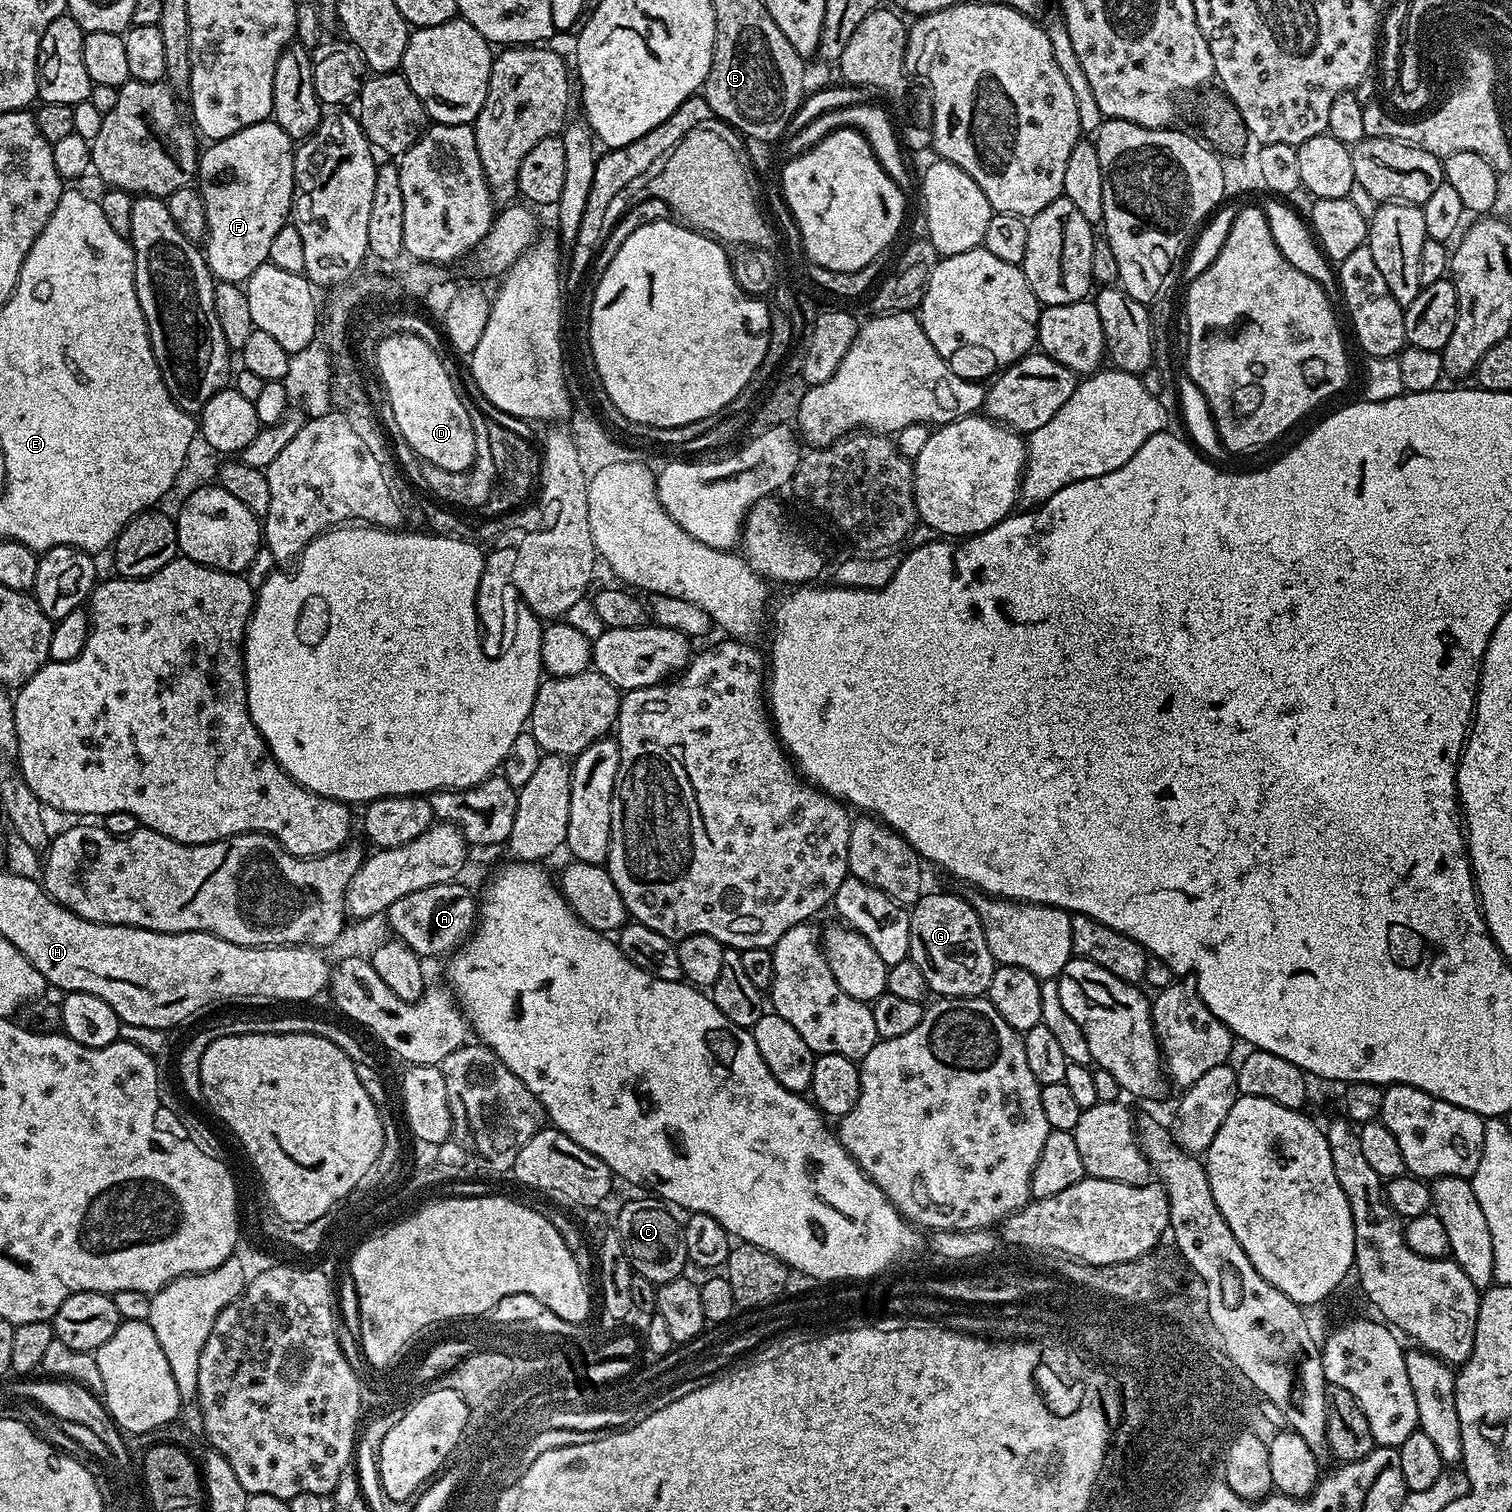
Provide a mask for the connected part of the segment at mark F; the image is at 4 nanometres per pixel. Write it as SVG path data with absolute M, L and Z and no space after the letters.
M269 118L258 122L254 126L246 126L246 130L238 130L238 134L230 134L230 138L213 140L207 147L208 149L205 152L203 149L198 156L198 191L206 208L206 232L202 241L204 259L207 260L208 269L211 270L213 277L217 281L225 284L243 285L254 274L254 270L258 270L258 266L268 263L268 255L270 254L274 234L278 234L278 230L282 230L282 226L289 223L294 182L296 181L294 178L294 162L292 161L294 141L286 134L286 130L282 130L282 126L276 124L275 119Z

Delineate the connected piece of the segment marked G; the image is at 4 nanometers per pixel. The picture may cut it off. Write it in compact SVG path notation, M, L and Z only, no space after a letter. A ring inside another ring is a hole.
M925 891L920 901L911 905L910 950L908 955L922 970L929 989L940 998L957 996L983 997L990 986L990 978L998 967L986 946L984 931L978 914L967 899L952 892Z

